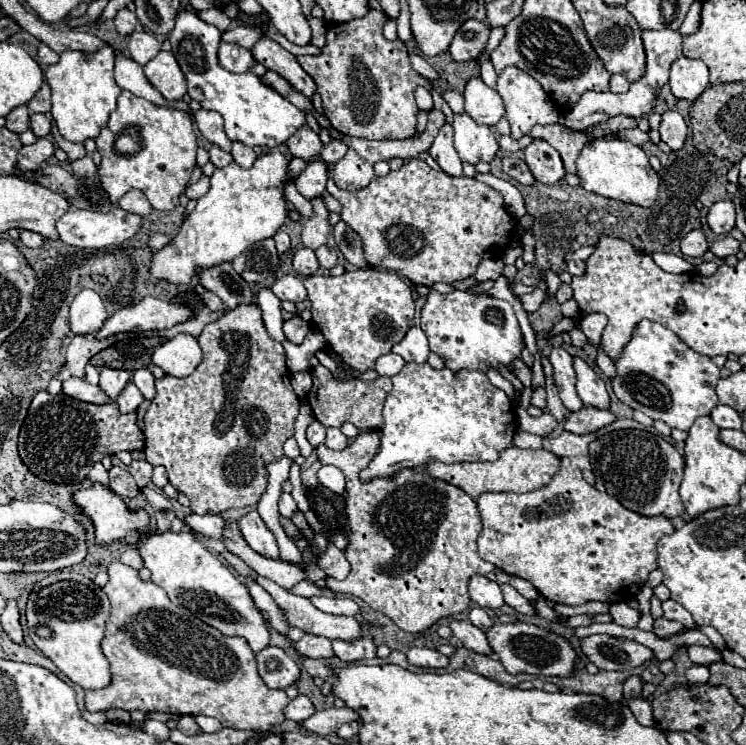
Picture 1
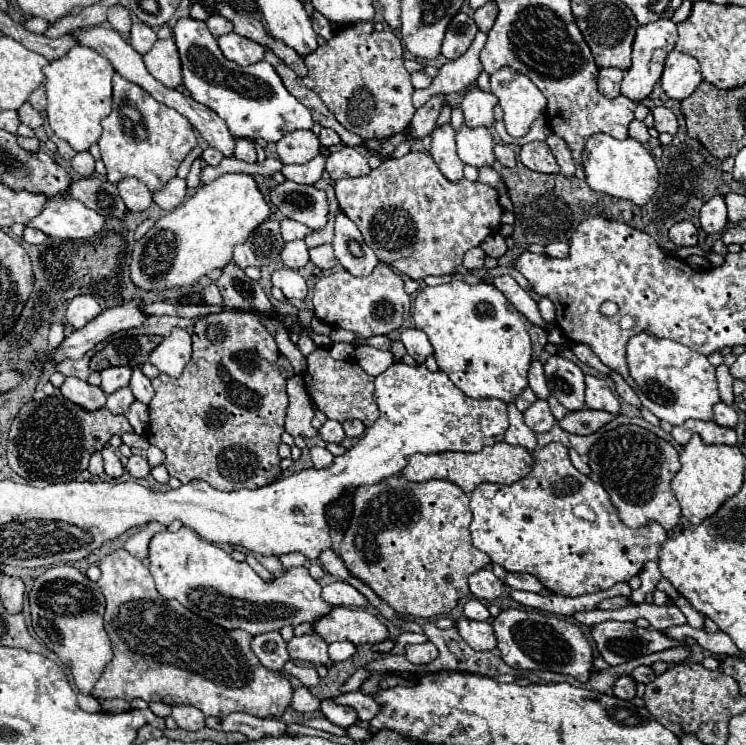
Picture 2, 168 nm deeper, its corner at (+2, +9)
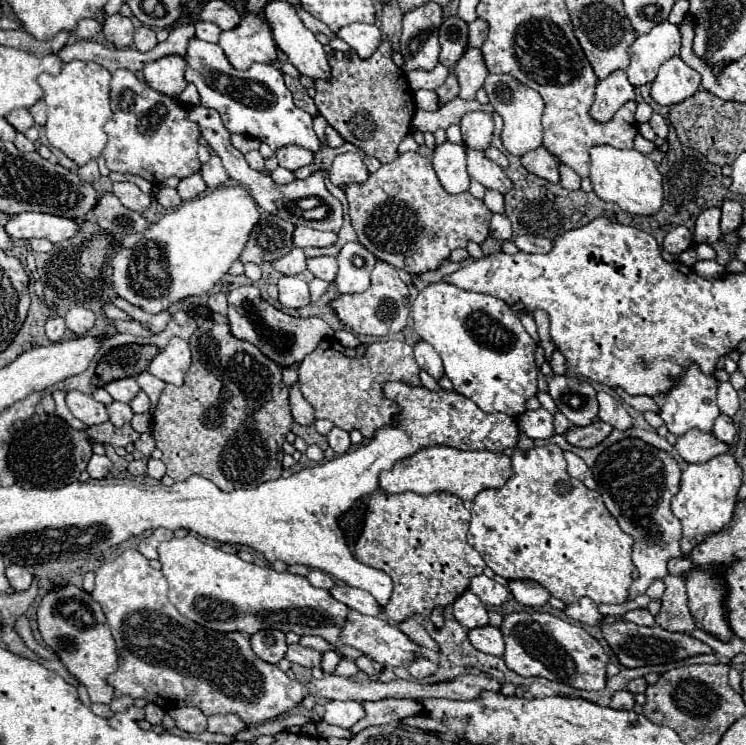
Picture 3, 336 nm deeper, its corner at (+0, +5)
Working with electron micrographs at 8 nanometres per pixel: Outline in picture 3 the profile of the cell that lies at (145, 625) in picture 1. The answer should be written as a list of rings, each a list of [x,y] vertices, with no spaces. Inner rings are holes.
[[[127,549],[123,551],[117,559],[111,563],[105,563],[97,569],[95,573],[95,591],[91,597],[101,605],[107,625],[111,627],[111,633],[117,641],[119,649],[119,669],[107,677],[109,685],[115,689],[115,697],[131,695],[131,697],[143,697],[149,703],[157,703],[163,709],[171,707],[199,707],[205,715],[217,715],[217,713],[233,713],[237,715],[243,723],[247,725],[257,725],[265,723],[269,719],[277,719],[279,715],[291,711],[297,707],[307,695],[313,697],[323,697],[323,699],[339,699],[339,701],[379,701],[379,699],[389,699],[389,697],[399,697],[399,699],[477,699],[483,691],[493,691],[499,693],[501,683],[497,679],[489,677],[457,677],[457,681],[447,681],[441,685],[419,685],[413,681],[391,681],[391,683],[381,683],[381,681],[351,681],[347,677],[339,675],[323,675],[321,679],[311,679],[307,683],[289,679],[277,665],[271,665],[263,659],[259,659],[251,645],[249,645],[249,635],[247,633],[219,633],[211,631],[207,627],[197,625],[195,621],[189,621],[177,613],[177,609],[169,603],[167,599],[167,579],[161,571],[153,569],[149,565],[149,559],[143,557],[137,549]]]

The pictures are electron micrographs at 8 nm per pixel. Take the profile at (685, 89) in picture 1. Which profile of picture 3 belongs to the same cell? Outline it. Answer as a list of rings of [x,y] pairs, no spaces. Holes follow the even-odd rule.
[[[673,57],[659,67],[651,83],[651,99],[661,105],[675,105],[691,97],[701,85],[701,75],[685,65],[681,57]]]

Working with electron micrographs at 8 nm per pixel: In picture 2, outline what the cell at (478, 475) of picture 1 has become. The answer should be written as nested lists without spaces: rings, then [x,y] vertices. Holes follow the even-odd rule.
[[[499,441],[495,445],[487,445],[479,453],[455,453],[455,451],[445,451],[445,453],[435,453],[435,455],[415,453],[409,457],[409,463],[403,469],[403,475],[411,481],[447,479],[447,481],[459,485],[465,493],[471,493],[481,483],[511,485],[511,483],[527,477],[531,473],[533,465],[535,465],[535,457],[529,449],[525,449],[521,445],[509,445],[505,441]]]

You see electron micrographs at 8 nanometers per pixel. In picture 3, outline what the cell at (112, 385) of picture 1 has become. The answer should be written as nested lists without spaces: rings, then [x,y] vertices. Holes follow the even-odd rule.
[[[127,377],[127,379],[121,379],[121,381],[111,381],[109,385],[105,385],[105,391],[107,391],[115,401],[129,403],[141,389],[139,389],[139,385],[135,383],[133,377]]]

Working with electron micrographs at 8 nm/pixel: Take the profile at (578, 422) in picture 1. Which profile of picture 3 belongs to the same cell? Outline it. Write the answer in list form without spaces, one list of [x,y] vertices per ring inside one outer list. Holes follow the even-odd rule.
[[[593,421],[593,425],[587,427],[573,427],[569,429],[569,433],[565,435],[565,439],[575,445],[575,447],[583,447],[583,449],[591,449],[595,445],[599,445],[609,433],[613,431],[613,427],[605,421]]]

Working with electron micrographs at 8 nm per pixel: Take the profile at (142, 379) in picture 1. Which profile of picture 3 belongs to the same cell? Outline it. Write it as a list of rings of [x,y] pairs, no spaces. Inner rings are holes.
[[[141,391],[129,405],[131,405],[133,413],[147,413],[149,411],[149,397]]]

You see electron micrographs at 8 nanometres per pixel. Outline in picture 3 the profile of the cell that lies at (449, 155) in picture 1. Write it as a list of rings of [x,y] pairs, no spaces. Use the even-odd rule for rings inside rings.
[[[445,141],[443,145],[435,147],[433,153],[433,169],[449,195],[459,195],[469,191],[469,175],[465,169],[465,147],[453,145]]]

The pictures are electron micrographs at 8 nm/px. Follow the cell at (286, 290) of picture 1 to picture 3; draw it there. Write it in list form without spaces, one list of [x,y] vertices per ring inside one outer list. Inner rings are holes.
[[[283,275],[279,279],[277,287],[279,287],[279,303],[283,307],[299,309],[299,307],[309,305],[309,287],[307,287],[307,283],[301,277]]]

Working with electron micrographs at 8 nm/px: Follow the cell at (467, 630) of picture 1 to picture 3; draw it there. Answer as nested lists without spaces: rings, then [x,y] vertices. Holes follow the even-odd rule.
[[[491,625],[471,629],[469,631],[469,641],[477,651],[483,651],[483,653],[489,653],[489,655],[501,657],[503,651],[505,651],[501,631],[497,627],[491,627]]]

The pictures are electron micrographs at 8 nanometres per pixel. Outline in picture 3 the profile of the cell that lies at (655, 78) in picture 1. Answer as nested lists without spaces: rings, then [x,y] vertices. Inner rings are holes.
[[[663,21],[659,25],[655,25],[647,35],[639,35],[635,39],[635,43],[627,49],[629,53],[629,67],[627,67],[627,75],[629,75],[629,81],[633,87],[641,87],[641,85],[647,85],[653,81],[653,77],[657,75],[657,69],[671,57],[677,57],[679,55],[679,49],[681,49],[681,33],[679,33],[679,27],[669,23],[669,21]]]

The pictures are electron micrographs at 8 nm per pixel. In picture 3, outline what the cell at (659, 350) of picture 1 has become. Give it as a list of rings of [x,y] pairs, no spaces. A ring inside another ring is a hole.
[[[691,365],[685,373],[681,383],[669,391],[661,401],[661,419],[665,421],[667,429],[675,435],[681,437],[685,435],[689,429],[699,429],[703,433],[711,433],[715,419],[721,415],[717,409],[717,379],[711,375],[703,375],[697,365]]]

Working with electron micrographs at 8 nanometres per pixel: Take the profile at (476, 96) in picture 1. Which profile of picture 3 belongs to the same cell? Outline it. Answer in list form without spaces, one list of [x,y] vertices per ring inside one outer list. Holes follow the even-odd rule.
[[[483,111],[467,113],[459,125],[461,125],[461,135],[463,135],[465,147],[485,151],[491,145],[491,135],[493,135],[491,113],[483,113]]]

